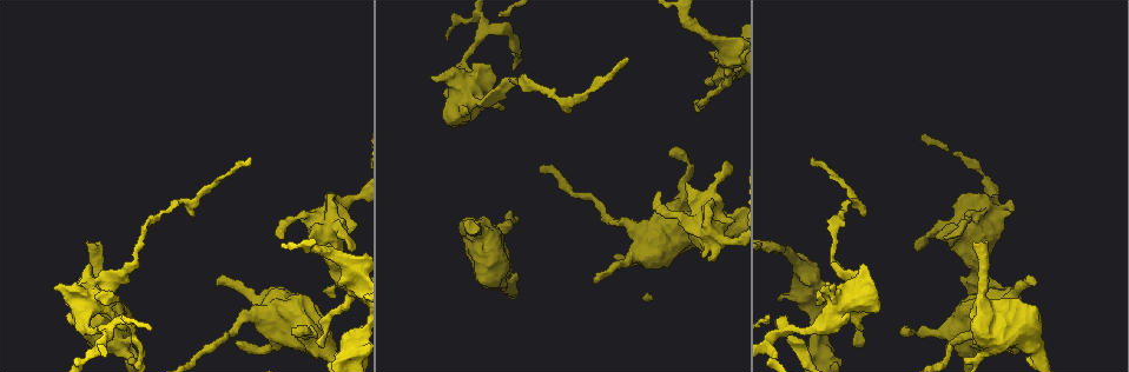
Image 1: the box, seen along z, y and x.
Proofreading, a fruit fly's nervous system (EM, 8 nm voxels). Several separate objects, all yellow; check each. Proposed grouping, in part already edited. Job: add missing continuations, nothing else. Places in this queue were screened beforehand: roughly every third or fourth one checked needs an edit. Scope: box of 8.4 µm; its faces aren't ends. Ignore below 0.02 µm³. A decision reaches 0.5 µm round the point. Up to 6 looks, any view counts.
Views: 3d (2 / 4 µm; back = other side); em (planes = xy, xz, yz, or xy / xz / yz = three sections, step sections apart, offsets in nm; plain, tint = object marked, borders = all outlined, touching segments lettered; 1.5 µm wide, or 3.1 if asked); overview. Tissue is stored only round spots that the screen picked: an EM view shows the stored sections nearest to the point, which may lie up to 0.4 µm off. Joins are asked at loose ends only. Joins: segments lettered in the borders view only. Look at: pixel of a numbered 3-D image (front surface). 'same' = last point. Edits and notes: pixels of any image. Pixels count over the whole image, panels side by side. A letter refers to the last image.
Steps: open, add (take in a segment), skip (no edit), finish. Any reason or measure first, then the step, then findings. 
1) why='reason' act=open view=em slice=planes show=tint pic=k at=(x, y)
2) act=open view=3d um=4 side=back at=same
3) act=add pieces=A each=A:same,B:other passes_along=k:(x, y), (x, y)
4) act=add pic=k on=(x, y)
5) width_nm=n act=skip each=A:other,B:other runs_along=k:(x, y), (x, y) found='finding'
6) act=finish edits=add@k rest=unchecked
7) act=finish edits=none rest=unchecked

why='an open end' act=open view=em slice=planes show=tint pic=1 at=(510, 219)

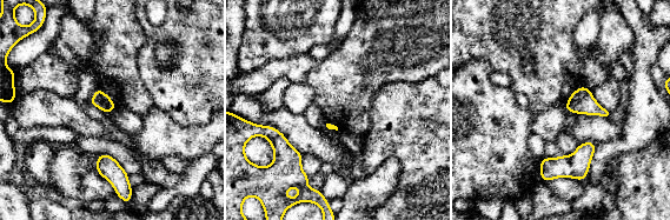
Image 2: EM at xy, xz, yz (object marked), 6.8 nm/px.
why='what lies round it' act=open view=em slice=planes show=borders at=same

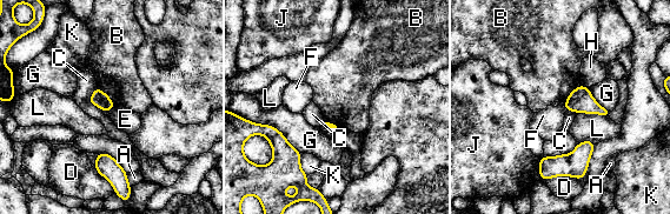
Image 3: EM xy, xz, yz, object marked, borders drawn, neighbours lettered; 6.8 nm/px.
act=skip each=A:other,B:other,C:other,D:other,E:other,F:other,G:other,H:other,J:other,K:other,L:other border=3:(579, 82), (563, 101) found='none of them fits'

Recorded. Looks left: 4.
why='an open end' act=open view=3d um=2 pic=1 at=(87, 242)

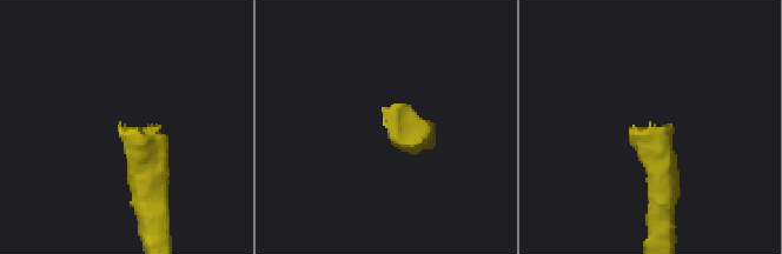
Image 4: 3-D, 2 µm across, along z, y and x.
act=open view=em slice=xy step=8 show=borders pic=4 at=(118, 130)

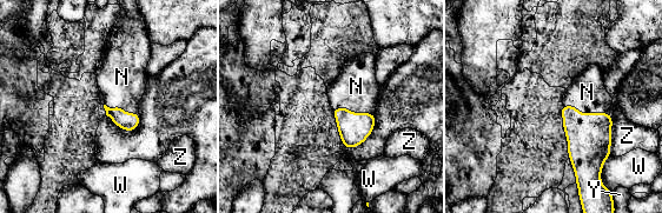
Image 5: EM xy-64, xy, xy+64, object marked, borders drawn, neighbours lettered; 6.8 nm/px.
act=add pieces=N each=N:same,W:other,Y:other,Z:other found='it goes on there'

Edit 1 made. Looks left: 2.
act=finish edits=add@5 rest=unchecked

